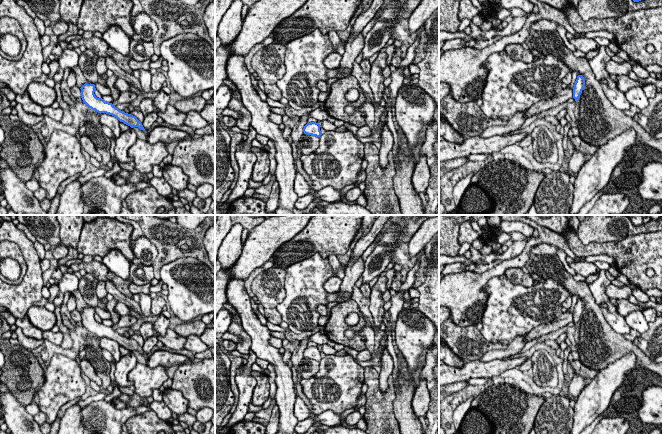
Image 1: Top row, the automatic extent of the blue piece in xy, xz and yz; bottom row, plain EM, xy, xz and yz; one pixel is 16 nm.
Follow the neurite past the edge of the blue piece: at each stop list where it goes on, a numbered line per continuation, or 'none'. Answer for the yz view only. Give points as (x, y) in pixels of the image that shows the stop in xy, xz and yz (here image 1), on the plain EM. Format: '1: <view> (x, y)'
none

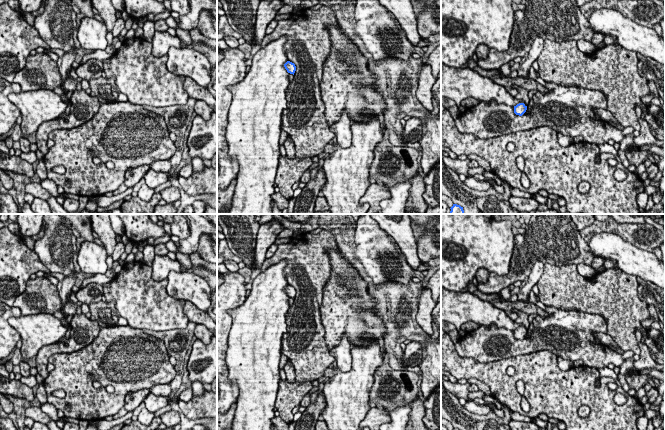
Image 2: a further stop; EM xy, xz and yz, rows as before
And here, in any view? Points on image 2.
1: yz (522, 317)

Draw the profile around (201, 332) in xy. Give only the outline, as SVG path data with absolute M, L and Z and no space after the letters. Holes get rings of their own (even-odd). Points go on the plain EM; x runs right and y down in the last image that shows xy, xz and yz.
M197 324L194 330L194 335L197 339L207 345L211 342L213 333L205 325Z

